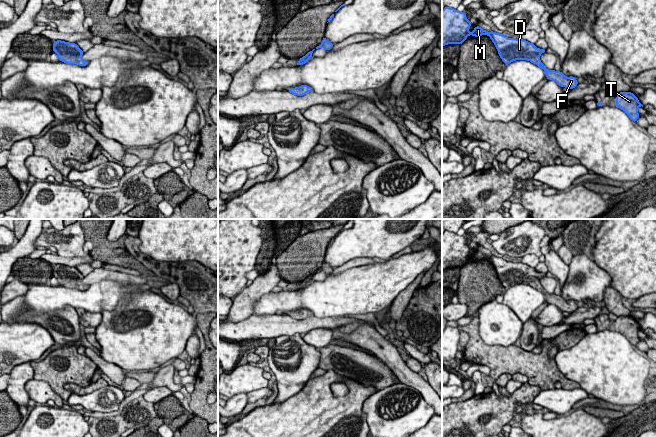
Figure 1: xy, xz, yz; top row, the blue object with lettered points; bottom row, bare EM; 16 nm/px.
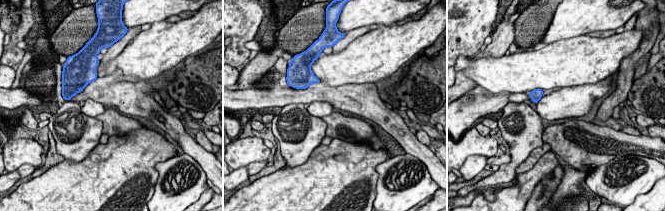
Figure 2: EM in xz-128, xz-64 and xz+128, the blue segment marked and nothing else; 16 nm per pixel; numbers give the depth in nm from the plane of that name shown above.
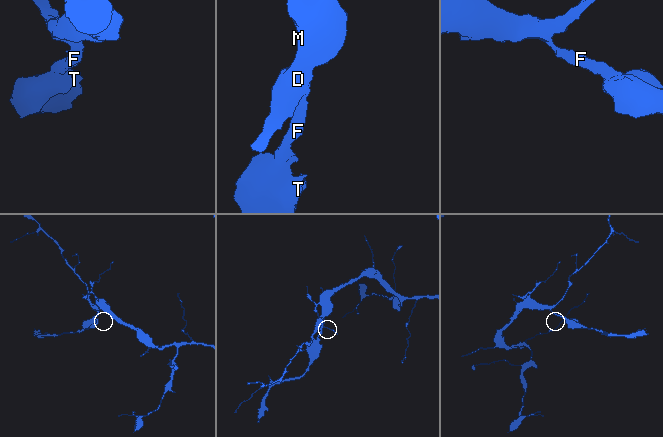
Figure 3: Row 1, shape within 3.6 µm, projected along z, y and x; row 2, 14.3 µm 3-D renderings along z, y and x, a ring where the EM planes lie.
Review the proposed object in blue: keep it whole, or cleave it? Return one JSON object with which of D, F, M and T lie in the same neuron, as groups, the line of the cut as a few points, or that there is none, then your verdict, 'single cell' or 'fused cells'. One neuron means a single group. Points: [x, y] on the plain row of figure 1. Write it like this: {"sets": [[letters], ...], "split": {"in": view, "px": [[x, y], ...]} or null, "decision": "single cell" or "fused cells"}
{"sets": [["D", "F", "M", "T"]], "split": null, "decision": "single cell"}

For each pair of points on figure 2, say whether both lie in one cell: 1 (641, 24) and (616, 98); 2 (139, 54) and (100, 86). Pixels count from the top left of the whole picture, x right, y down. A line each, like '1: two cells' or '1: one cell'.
1: one cell
2: two cells

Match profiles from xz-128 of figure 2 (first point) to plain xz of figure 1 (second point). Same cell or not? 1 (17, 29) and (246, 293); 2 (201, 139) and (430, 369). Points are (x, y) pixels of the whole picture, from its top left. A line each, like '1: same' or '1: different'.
1: different
2: different

